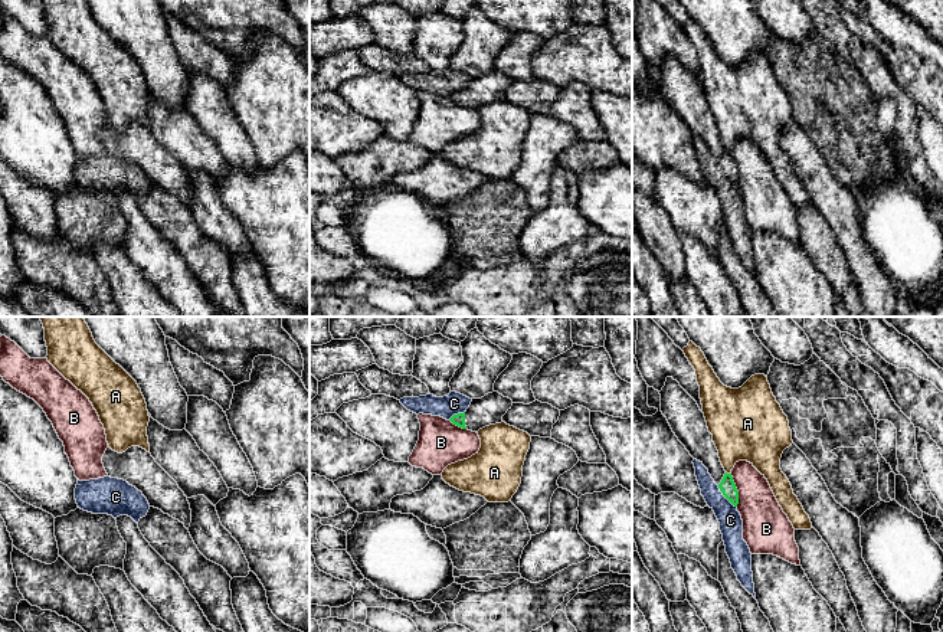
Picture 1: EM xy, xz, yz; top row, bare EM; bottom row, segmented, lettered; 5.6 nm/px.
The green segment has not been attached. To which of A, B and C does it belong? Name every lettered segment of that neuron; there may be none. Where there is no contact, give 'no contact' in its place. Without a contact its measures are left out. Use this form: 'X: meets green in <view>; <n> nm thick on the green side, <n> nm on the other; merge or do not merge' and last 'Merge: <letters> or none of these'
A: meets green in yz; 90 nm thick on the green side, 320 nm on the other; do not merge
B: meets green in yz; 90 nm thick on the green side, 260 nm on the other; do not merge
C: meets green in yz; 90 nm thick on the green side, 130 nm on the other; do not merge
Merge: none of these

